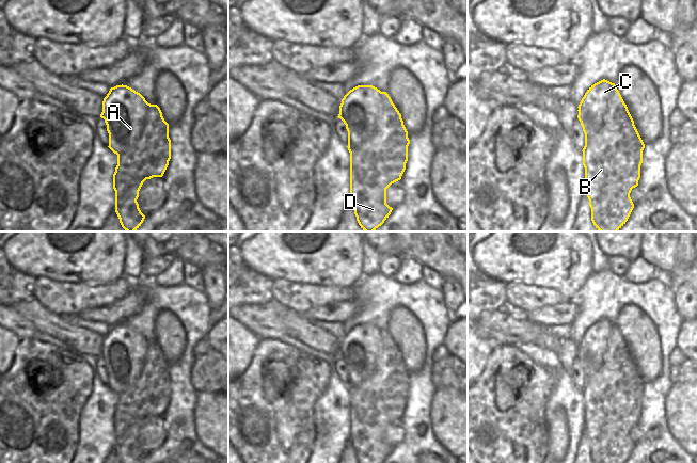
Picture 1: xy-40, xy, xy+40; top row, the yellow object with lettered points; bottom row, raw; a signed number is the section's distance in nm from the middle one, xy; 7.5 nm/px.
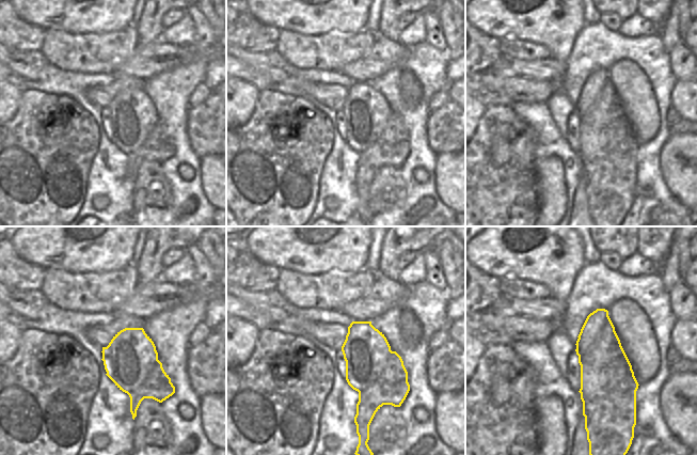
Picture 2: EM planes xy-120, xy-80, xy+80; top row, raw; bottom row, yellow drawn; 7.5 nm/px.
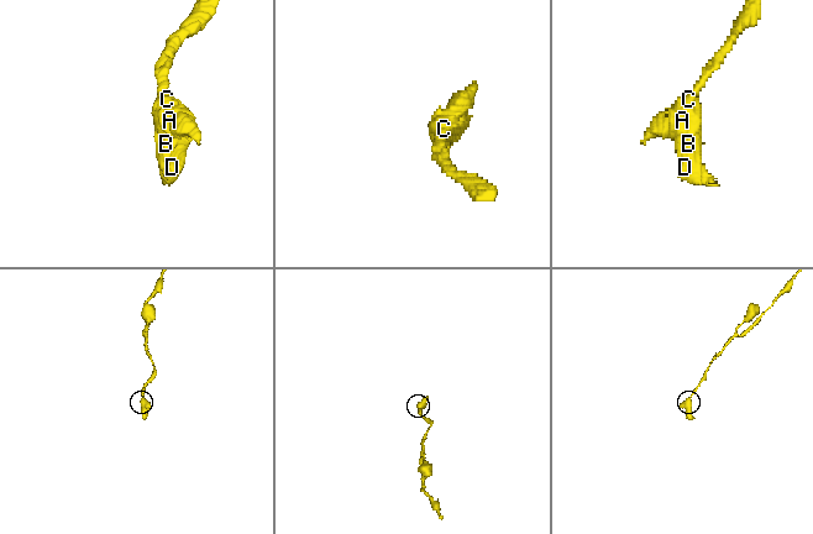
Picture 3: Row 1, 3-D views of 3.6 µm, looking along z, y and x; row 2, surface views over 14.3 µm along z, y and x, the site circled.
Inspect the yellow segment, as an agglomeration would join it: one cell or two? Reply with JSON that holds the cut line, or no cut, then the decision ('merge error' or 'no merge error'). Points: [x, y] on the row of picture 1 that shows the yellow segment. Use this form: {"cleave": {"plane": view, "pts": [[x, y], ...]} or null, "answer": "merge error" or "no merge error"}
{"cleave": {"plane": "xy", "pts": [[382, 92], [385, 107], [378, 110], [376, 130], [355, 146]]}, "answer": "merge error"}

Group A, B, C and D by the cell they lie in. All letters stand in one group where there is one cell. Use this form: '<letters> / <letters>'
A C / B D

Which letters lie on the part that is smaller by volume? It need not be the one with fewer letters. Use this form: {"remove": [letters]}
{"remove": ["B", "D"]}

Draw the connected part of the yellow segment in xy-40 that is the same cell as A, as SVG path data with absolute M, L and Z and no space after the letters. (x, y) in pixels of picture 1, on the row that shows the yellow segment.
M127 85L111 87L102 101L101 118L120 121L120 140L113 151L121 156L128 151L139 140L147 114L145 98Z

